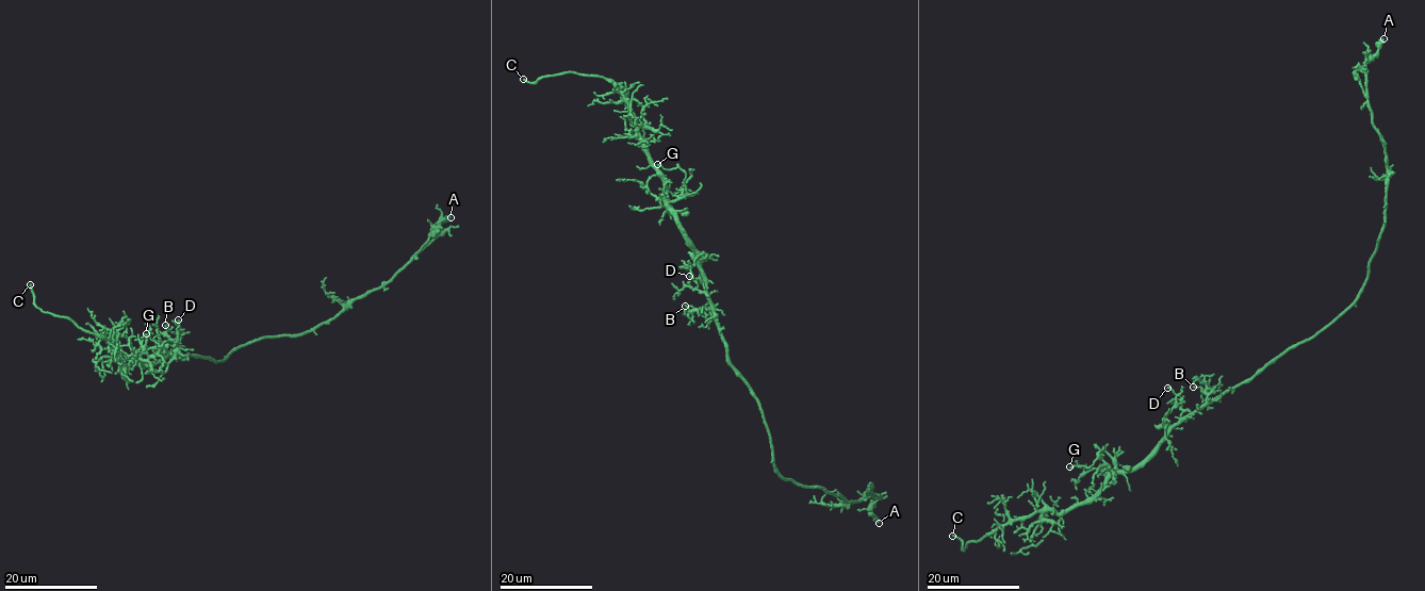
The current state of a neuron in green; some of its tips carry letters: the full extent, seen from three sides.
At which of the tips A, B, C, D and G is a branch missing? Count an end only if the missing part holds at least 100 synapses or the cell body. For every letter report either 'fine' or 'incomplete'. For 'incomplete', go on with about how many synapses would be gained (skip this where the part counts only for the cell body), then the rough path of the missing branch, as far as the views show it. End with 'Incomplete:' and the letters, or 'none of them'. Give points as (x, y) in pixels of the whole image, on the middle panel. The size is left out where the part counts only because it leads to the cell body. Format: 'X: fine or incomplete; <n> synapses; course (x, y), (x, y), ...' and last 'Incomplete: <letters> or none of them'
A: fine
B: fine
C: incomplete; course (523, 79), (497, 64), (494, 66)
D: fine
G: fine
Incomplete: C

